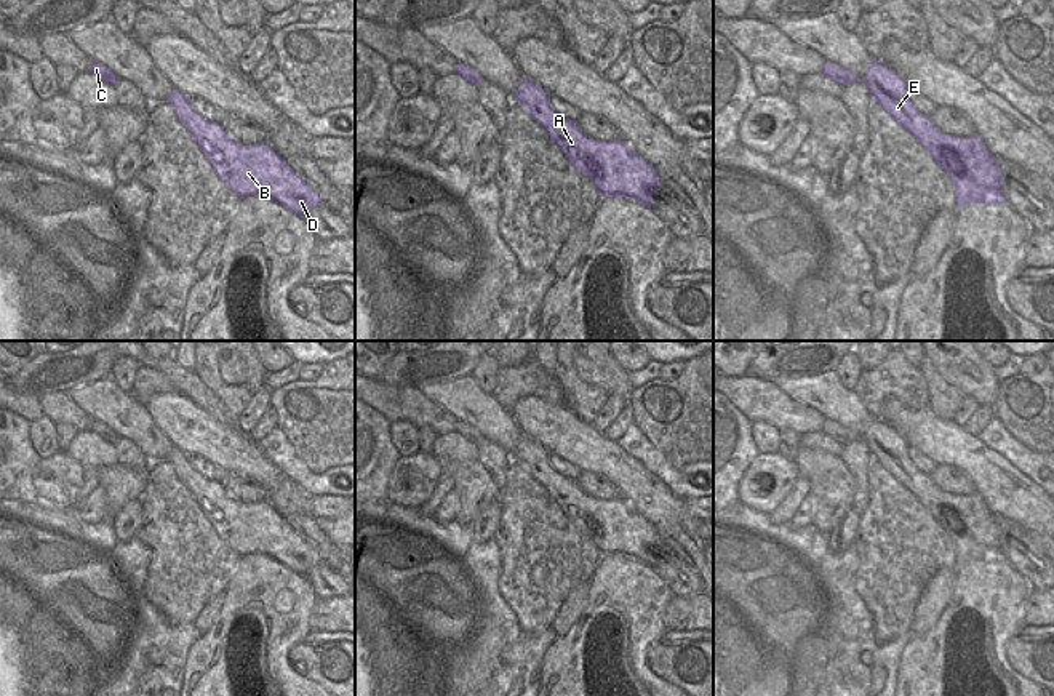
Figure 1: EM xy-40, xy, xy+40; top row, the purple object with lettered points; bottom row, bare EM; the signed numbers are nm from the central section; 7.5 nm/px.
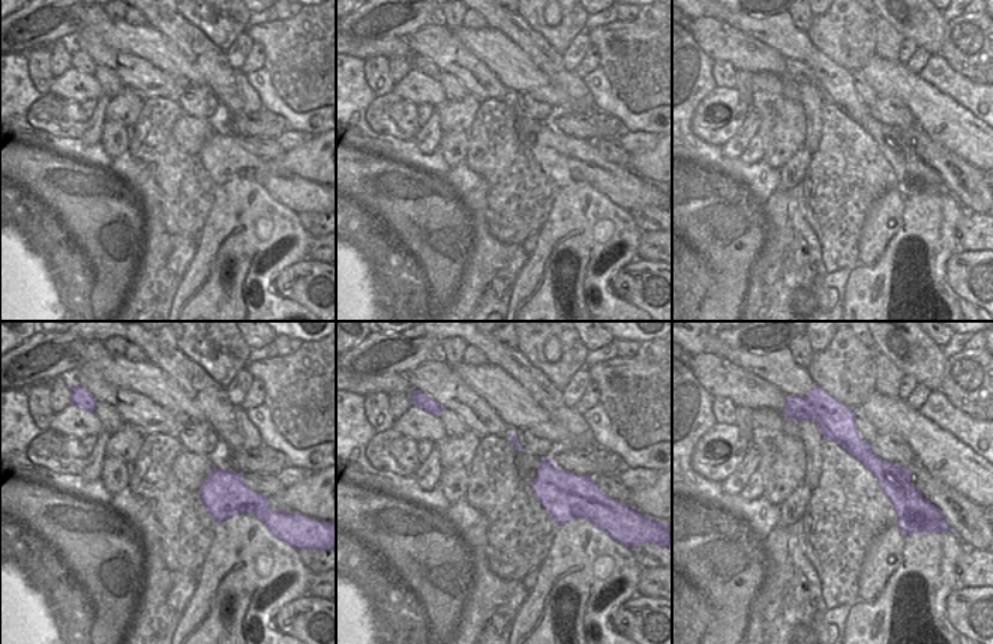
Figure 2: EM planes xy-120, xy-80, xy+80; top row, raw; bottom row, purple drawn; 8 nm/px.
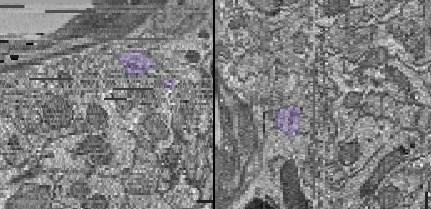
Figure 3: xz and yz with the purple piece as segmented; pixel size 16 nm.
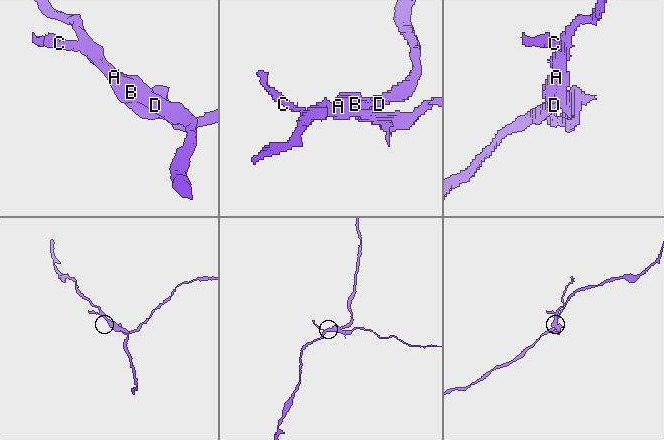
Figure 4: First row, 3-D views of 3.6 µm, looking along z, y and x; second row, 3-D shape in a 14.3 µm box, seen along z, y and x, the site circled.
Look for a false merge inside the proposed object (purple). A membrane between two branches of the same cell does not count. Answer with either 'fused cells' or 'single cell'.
fused cells

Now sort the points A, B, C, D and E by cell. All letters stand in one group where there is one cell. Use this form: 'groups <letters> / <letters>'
groups A B D E / C

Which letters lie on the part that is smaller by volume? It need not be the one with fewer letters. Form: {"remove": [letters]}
{"remove": ["C"]}

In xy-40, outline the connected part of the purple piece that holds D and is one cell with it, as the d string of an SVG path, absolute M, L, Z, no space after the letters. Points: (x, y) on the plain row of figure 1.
M176 446L166 461L198 502L218 536L240 557L269 555L301 576L307 576L313 566L323 563L320 554L288 525L267 499L243 502L232 498L224 483L198 474L187 454Z

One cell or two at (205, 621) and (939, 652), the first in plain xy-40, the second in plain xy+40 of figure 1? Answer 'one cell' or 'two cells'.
two cells

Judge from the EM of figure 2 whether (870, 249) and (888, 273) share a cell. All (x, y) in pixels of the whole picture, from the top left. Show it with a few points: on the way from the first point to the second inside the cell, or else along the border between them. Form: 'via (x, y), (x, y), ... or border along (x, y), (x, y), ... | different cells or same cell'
border along (897, 230), (885, 251), (872, 264), (860, 264) | different cells

